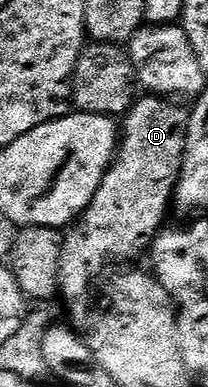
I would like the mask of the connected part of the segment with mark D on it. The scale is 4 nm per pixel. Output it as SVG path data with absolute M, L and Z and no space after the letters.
M154 95L142 97L142 101L141 98L134 100L123 118L117 156L105 172L103 183L99 183L99 191L95 191L89 206L61 242L57 287L60 300L65 300L68 320L77 327L90 324L93 280L104 271L105 264L108 261L133 261L140 253L148 254L166 224L165 216L171 213L190 114L181 106L184 104L176 100Z

